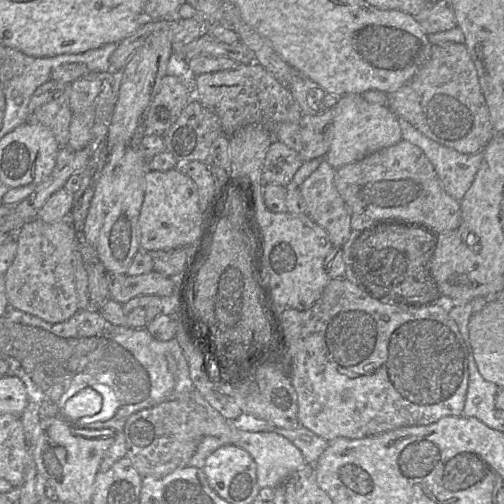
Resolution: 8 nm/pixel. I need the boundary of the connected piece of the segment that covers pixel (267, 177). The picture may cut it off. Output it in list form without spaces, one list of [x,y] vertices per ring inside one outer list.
[[[273,140],[264,159],[262,179],[264,183],[286,187],[302,164],[299,152]]]

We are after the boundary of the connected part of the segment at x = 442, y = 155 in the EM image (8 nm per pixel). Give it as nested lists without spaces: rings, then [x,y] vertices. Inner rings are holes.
[[[398,118],[402,139],[419,147],[432,164],[444,190],[461,201],[480,168],[483,152],[463,154],[423,135],[403,118]]]

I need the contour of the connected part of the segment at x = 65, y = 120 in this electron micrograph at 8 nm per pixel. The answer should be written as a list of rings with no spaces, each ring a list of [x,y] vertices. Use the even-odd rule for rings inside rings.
[[[49,80],[33,93],[28,106],[27,123],[50,129],[62,148],[68,146],[72,115],[69,85]]]

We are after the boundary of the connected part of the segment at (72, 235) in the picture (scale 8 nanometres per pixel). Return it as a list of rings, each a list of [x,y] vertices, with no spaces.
[[[35,218],[24,223],[13,234],[17,242],[17,252],[4,274],[10,308],[31,314],[49,323],[68,320],[79,310],[74,276],[77,234],[72,224],[69,220],[46,223]]]

